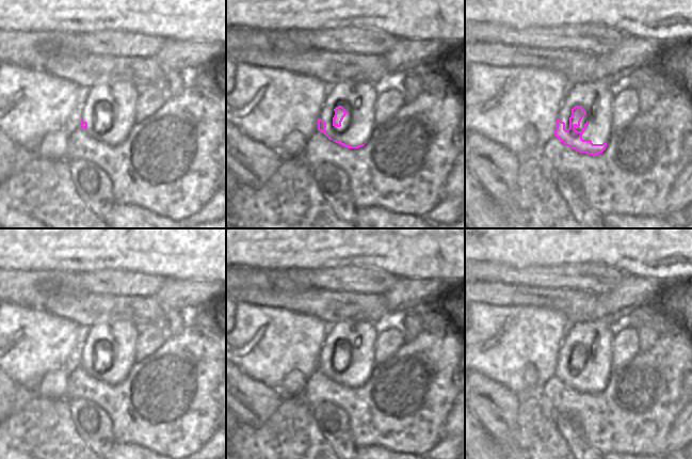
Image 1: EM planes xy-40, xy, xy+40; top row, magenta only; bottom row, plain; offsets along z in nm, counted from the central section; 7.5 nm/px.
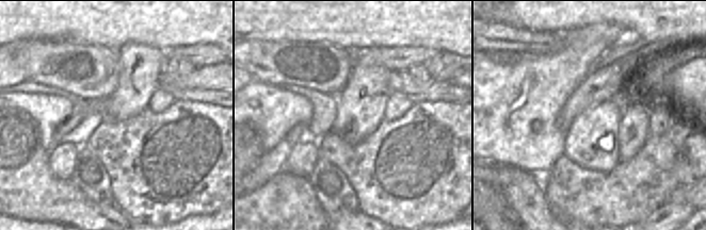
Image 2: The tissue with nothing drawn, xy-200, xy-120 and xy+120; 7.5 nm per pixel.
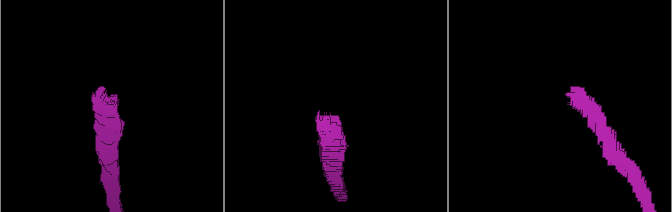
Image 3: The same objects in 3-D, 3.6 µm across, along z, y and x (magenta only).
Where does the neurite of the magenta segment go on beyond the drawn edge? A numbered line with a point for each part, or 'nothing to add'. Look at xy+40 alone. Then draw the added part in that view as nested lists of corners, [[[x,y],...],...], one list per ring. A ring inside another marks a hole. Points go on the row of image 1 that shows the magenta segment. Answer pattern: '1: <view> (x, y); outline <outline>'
1: xy+40 (596, 98); outline [[[579,82],[568,90],[559,118],[567,130],[572,109],[581,106],[586,114],[575,129],[581,131],[585,126],[583,140],[591,140],[593,144],[608,143],[612,134],[612,102],[617,94],[616,84],[611,85],[610,82]]]

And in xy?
1: xy (358, 98); outline [[[340,82],[328,86],[320,118],[326,123],[325,131],[333,140],[357,146],[369,141],[375,122],[377,92],[370,82]],[[342,106],[347,114],[340,127],[333,126],[334,109]]]

